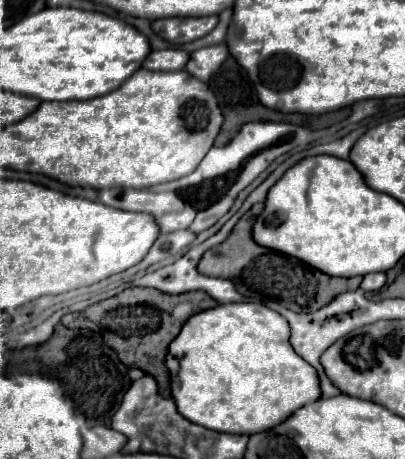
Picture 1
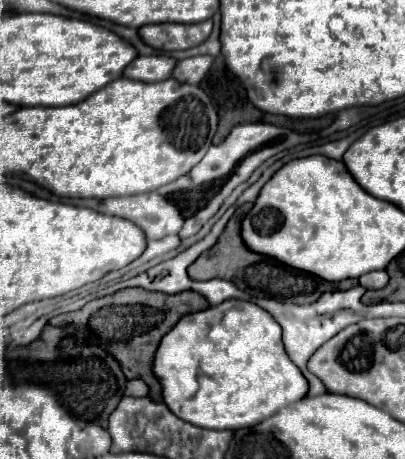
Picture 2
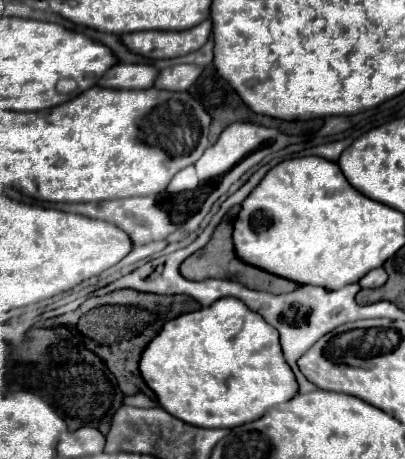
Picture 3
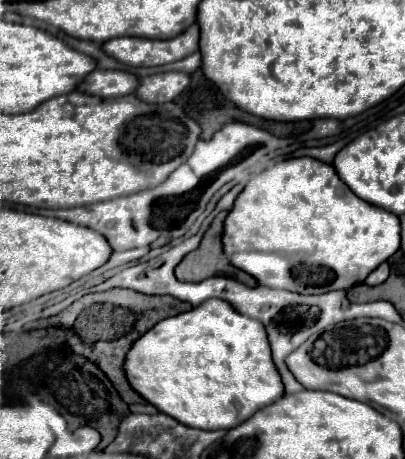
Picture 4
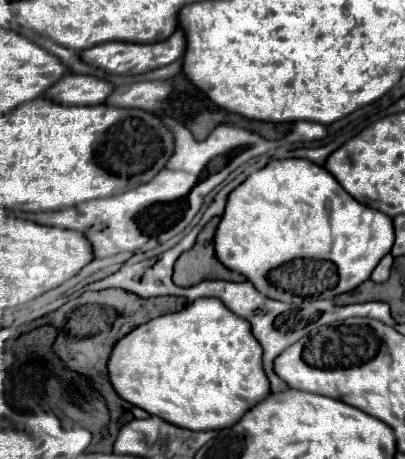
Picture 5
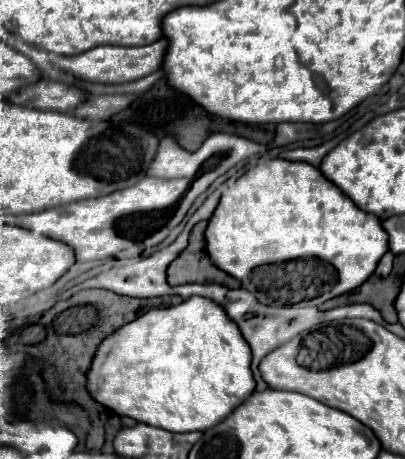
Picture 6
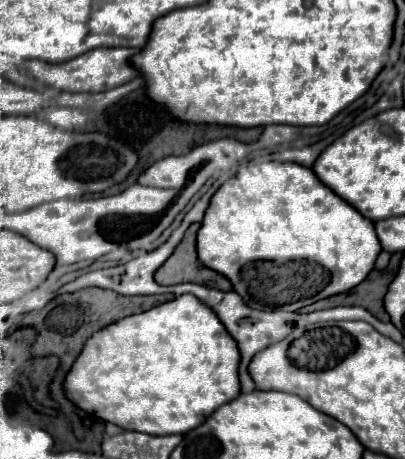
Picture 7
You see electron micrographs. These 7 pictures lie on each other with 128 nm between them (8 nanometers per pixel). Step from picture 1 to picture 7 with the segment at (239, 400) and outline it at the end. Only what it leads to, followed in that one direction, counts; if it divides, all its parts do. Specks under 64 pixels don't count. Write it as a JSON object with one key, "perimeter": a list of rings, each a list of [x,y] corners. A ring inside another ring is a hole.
{"perimeter":[[[182,294],[152,310],[122,318],[88,338],[84,352],[66,376],[66,390],[70,400],[104,422],[114,422],[126,430],[148,432],[154,436],[186,434],[204,424],[216,408],[228,404],[228,400],[234,400],[240,394],[238,364],[240,348],[222,326],[216,312],[196,296]]]}

